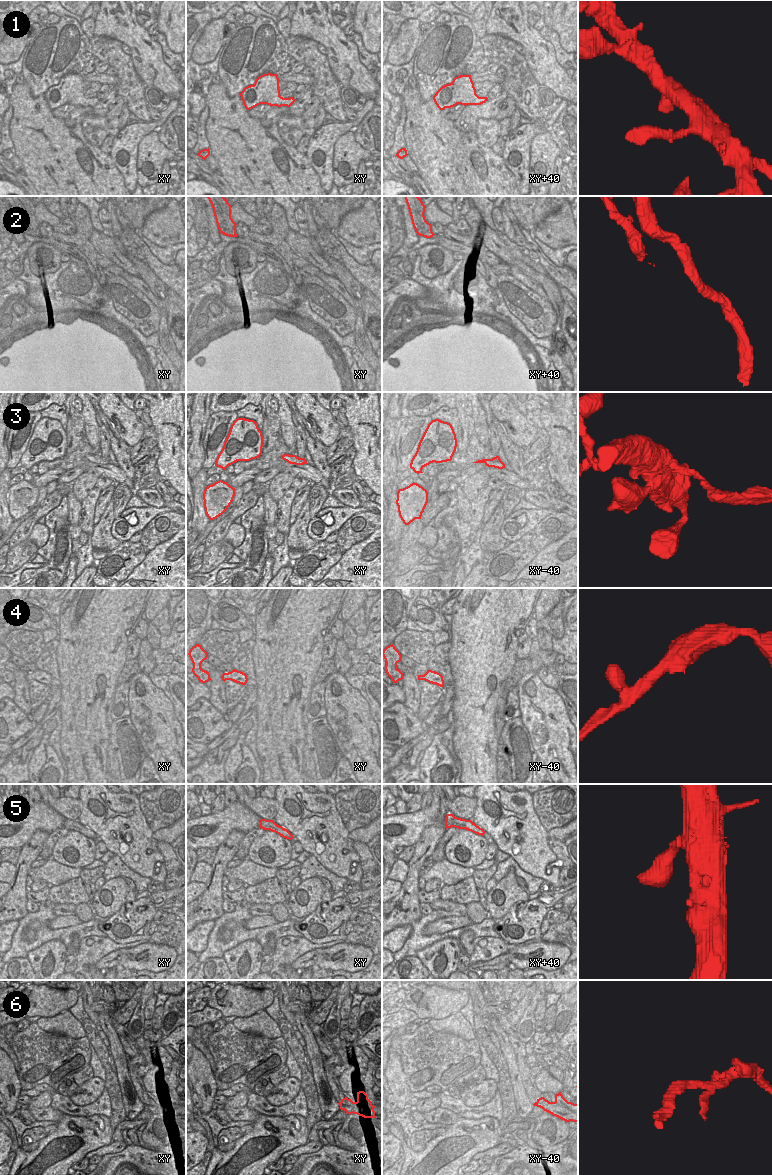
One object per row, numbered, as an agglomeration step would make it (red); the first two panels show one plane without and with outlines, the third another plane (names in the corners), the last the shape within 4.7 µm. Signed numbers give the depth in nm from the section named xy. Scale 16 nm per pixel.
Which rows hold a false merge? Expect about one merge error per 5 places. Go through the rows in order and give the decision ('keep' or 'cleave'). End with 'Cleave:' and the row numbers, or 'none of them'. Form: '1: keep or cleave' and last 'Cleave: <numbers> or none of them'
1: keep
2: cleave
3: cleave
4: keep
5: keep
6: cleave
Cleave: 2, 3, 6

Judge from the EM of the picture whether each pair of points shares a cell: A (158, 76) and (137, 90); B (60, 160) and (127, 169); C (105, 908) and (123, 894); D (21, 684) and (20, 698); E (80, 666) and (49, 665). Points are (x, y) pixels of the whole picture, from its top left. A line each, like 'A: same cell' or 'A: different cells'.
A: different cells
B: different cells
C: same cell
D: same cell
E: different cells

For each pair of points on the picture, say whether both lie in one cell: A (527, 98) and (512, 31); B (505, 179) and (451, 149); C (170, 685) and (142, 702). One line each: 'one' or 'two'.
A: two
B: one
C: two

